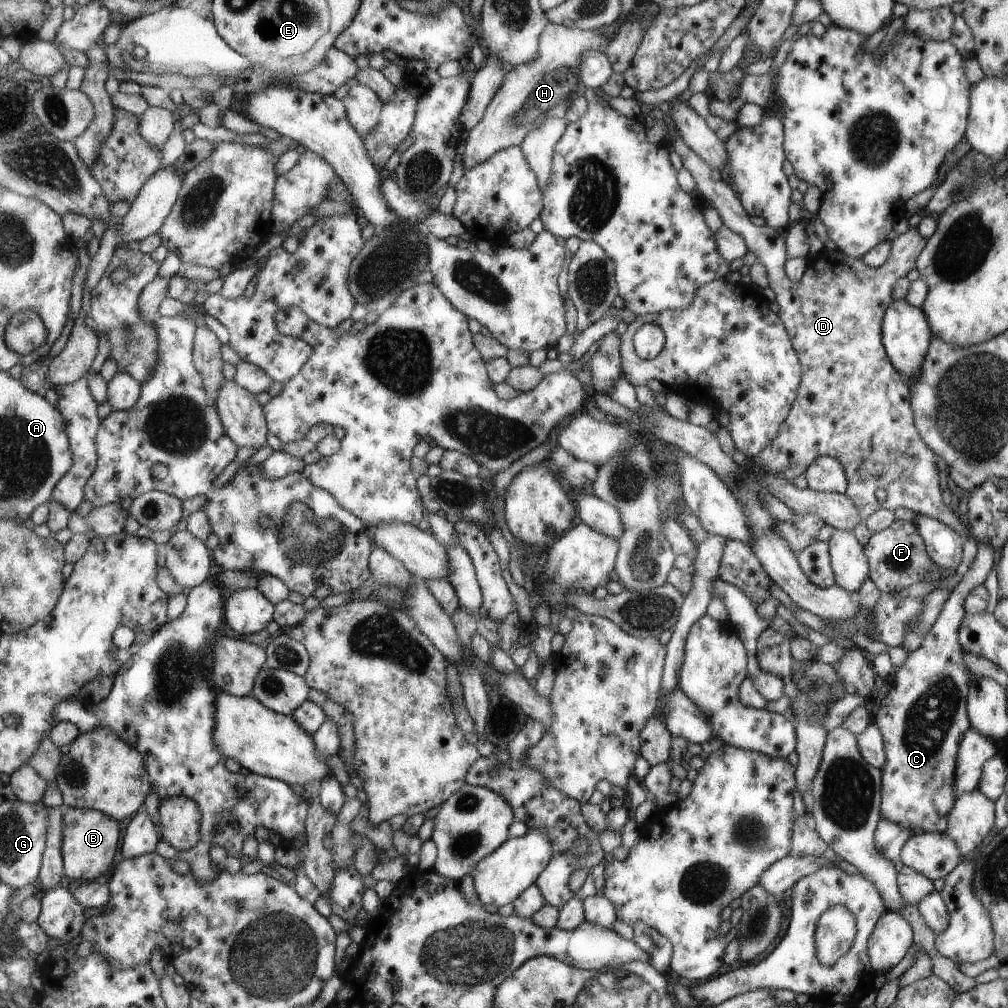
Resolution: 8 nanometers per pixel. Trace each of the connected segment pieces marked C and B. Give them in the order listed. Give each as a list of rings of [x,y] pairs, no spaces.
[[[986,540],[976,541],[976,553],[973,561],[968,566],[966,572],[961,575],[959,582],[953,585],[948,600],[942,605],[941,612],[939,613],[935,624],[930,628],[929,634],[923,638],[922,644],[913,652],[907,654],[902,666],[896,672],[892,673],[889,680],[890,689],[880,701],[879,708],[875,714],[874,722],[882,733],[882,742],[885,746],[886,755],[886,760],[880,768],[882,775],[880,818],[898,824],[900,827],[908,828],[913,831],[913,833],[943,833],[946,829],[946,818],[949,816],[949,812],[954,806],[954,786],[958,746],[970,723],[967,722],[968,714],[965,714],[965,696],[969,696],[967,694],[967,668],[965,668],[966,664],[962,658],[962,647],[958,643],[958,628],[965,613],[965,600],[967,594],[970,593],[970,590],[973,589],[974,586],[982,584],[993,564],[995,564],[994,548],[989,543],[986,543]]]
[[[66,807],[63,852],[67,880],[105,880],[120,857],[123,823],[98,810]]]

